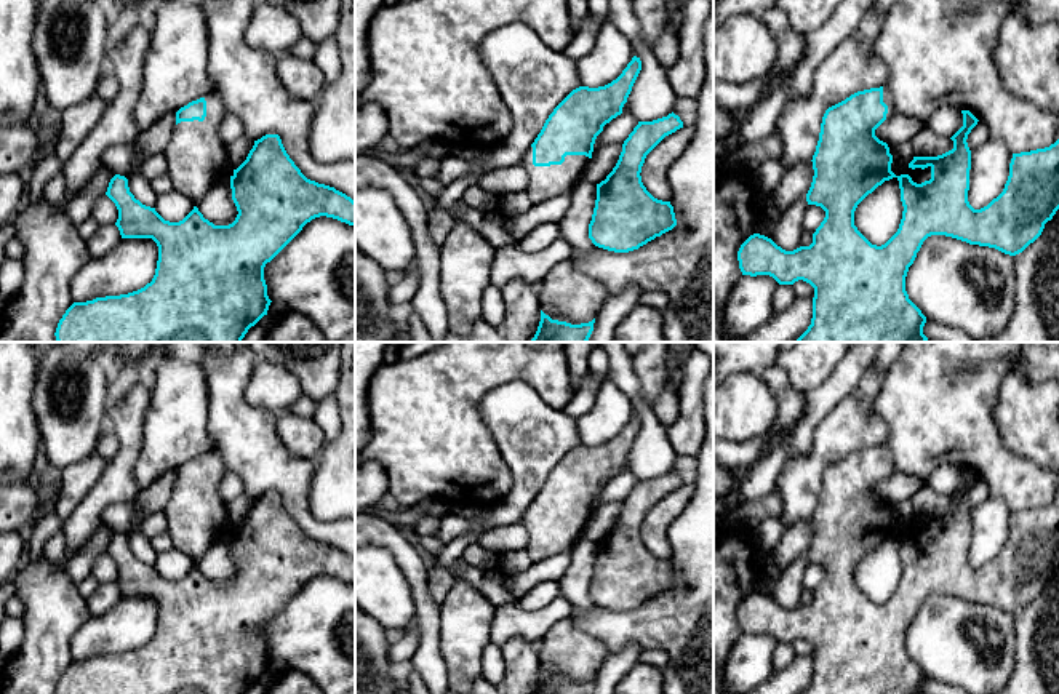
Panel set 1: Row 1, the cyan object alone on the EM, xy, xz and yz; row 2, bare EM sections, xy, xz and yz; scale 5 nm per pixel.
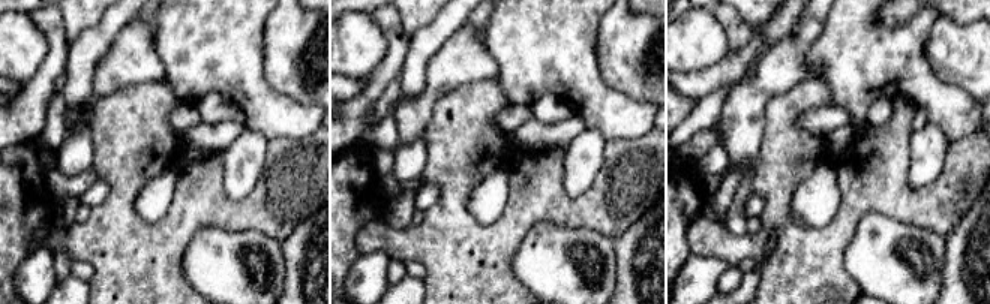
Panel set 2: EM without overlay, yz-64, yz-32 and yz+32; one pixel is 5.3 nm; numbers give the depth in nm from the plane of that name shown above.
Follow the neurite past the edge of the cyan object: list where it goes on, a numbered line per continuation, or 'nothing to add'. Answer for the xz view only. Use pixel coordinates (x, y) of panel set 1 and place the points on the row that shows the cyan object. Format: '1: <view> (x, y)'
1: xz (546, 183)

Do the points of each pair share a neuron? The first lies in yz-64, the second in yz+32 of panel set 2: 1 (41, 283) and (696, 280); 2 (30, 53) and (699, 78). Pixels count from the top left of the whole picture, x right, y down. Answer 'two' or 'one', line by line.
1: one
2: two

